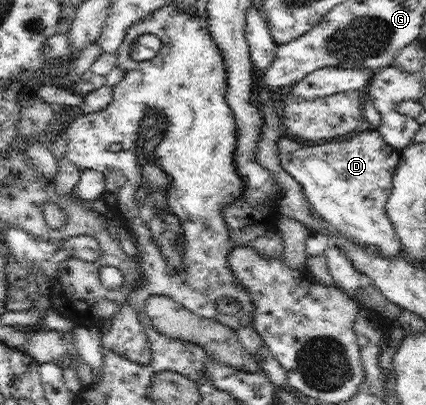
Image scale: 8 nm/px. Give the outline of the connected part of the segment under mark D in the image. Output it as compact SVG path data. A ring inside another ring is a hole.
M378 130L323 144L302 144L284 134L277 146L281 166L301 184L309 204L331 228L338 228L348 240L364 246L366 252L380 252L384 258L394 258L403 252L386 211L400 151L387 144Z

